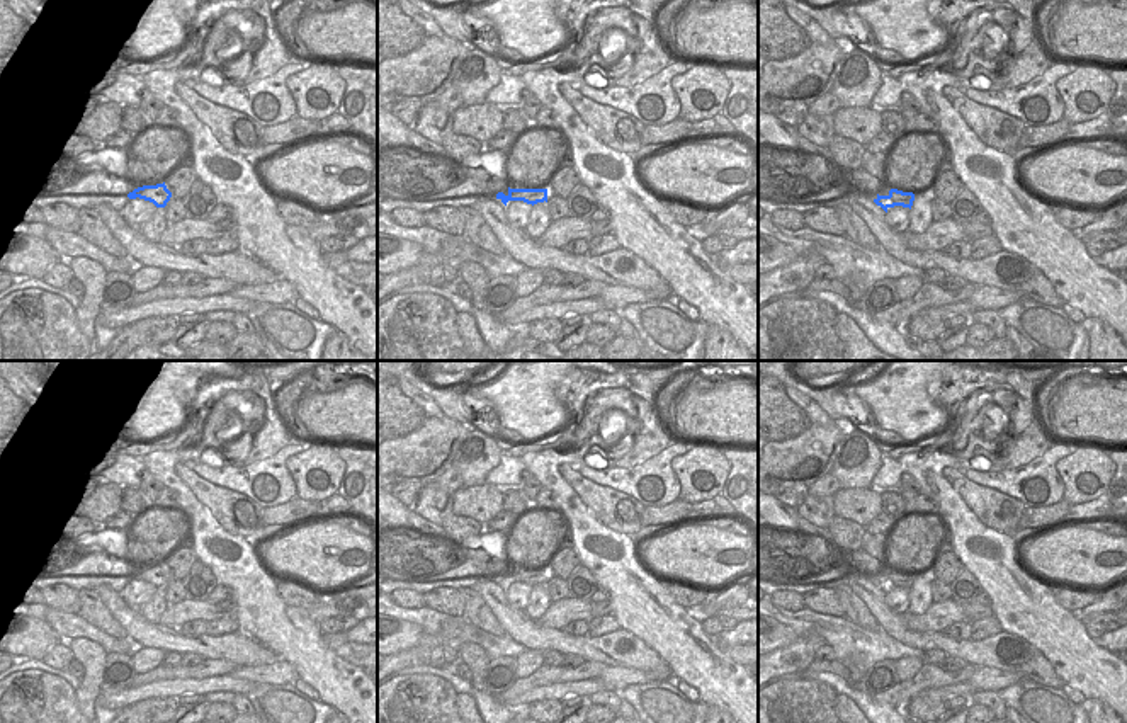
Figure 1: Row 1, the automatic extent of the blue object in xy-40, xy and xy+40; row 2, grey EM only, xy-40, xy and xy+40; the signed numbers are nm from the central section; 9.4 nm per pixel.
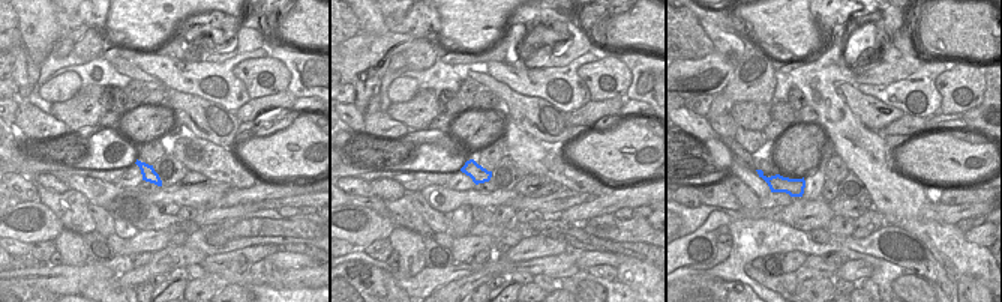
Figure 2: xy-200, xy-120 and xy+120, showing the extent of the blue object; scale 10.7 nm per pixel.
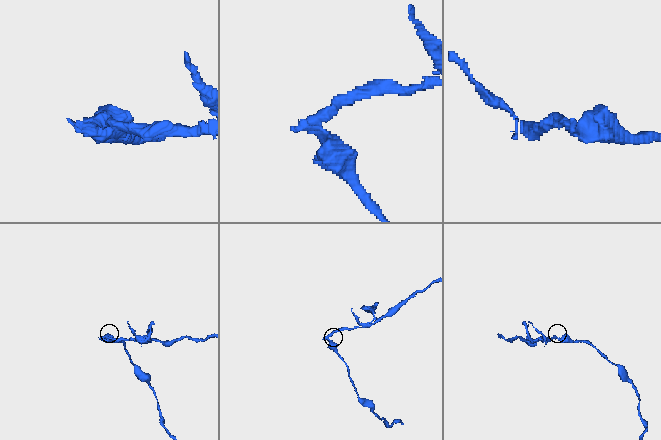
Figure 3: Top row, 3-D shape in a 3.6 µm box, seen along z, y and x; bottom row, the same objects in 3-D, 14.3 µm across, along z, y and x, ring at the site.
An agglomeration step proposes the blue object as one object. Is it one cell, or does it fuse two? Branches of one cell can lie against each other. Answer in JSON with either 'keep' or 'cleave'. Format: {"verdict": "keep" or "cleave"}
{"verdict": "cleave"}

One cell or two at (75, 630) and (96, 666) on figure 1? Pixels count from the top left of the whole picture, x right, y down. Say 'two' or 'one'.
two

